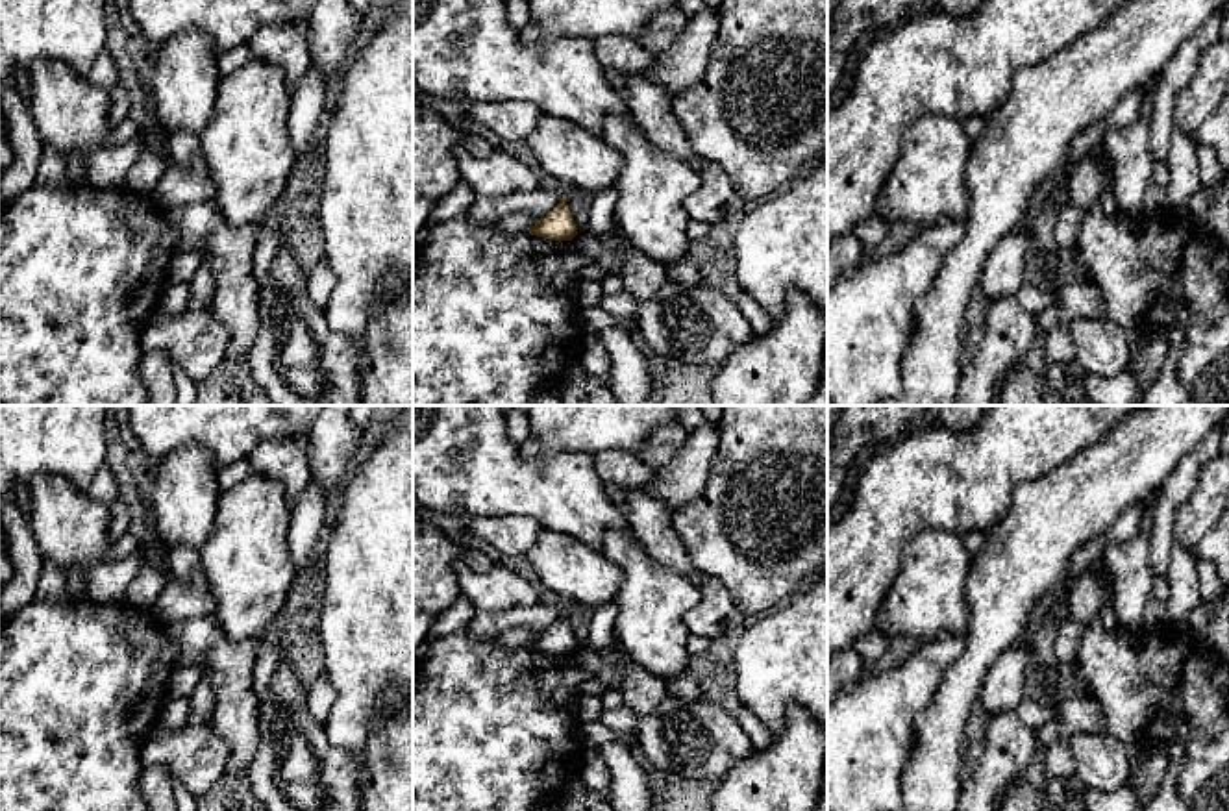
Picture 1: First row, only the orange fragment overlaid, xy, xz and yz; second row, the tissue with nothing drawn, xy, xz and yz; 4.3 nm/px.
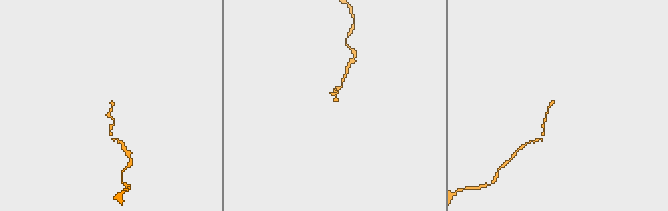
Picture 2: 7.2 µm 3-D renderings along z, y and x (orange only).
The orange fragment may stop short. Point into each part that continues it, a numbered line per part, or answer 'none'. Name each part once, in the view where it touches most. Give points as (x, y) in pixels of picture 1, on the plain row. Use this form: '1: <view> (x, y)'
none

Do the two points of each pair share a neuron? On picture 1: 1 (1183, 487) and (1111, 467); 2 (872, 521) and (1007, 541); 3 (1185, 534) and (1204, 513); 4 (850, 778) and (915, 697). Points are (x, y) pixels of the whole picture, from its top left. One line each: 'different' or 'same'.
1: different
2: different
3: same
4: same

